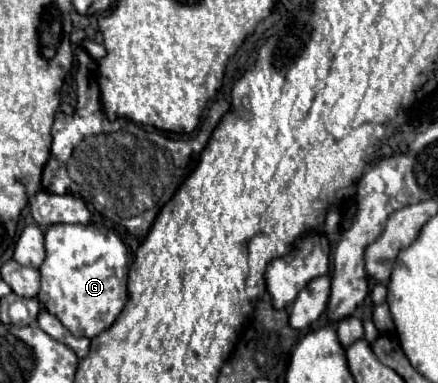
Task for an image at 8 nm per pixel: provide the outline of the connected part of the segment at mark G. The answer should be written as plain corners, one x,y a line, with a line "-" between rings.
97,223
85,225
51,225
45,233
45,251
47,257
41,271
41,291
37,295
43,309
55,315
75,337
95,337
105,331
121,313
127,301
127,247
123,241
109,229

